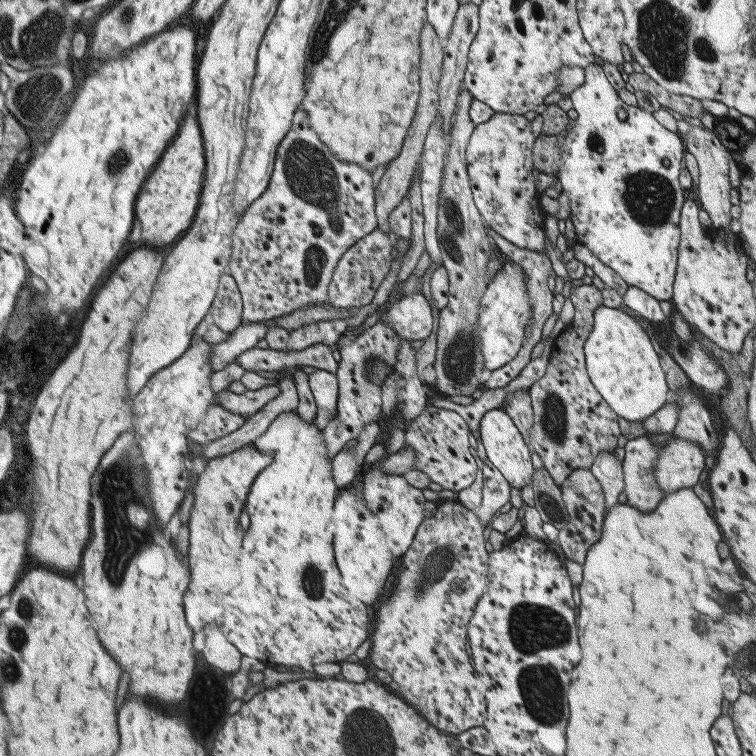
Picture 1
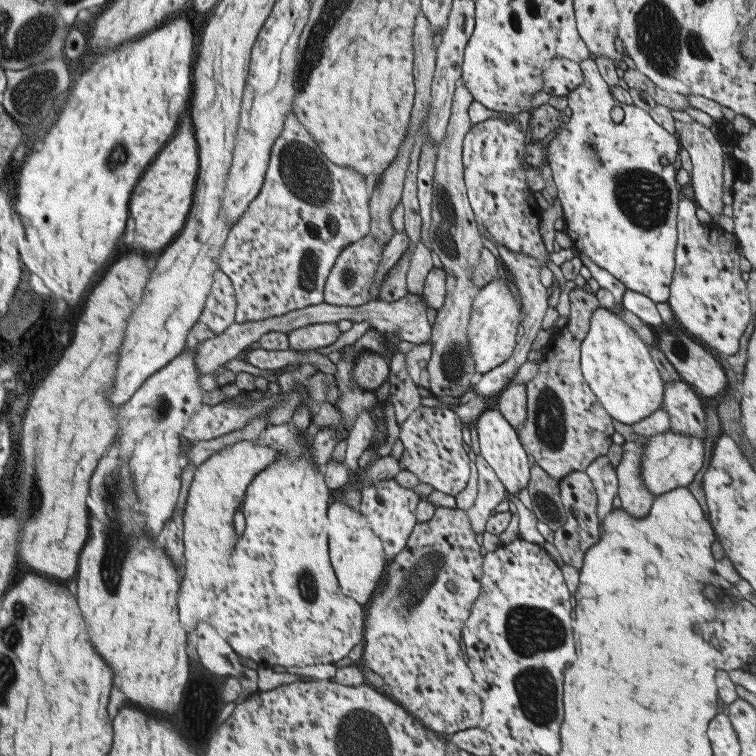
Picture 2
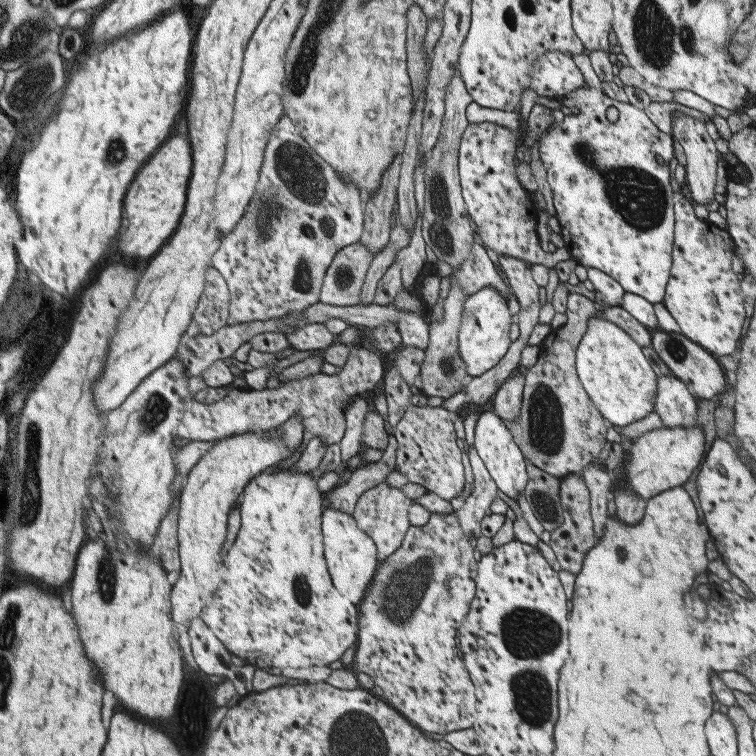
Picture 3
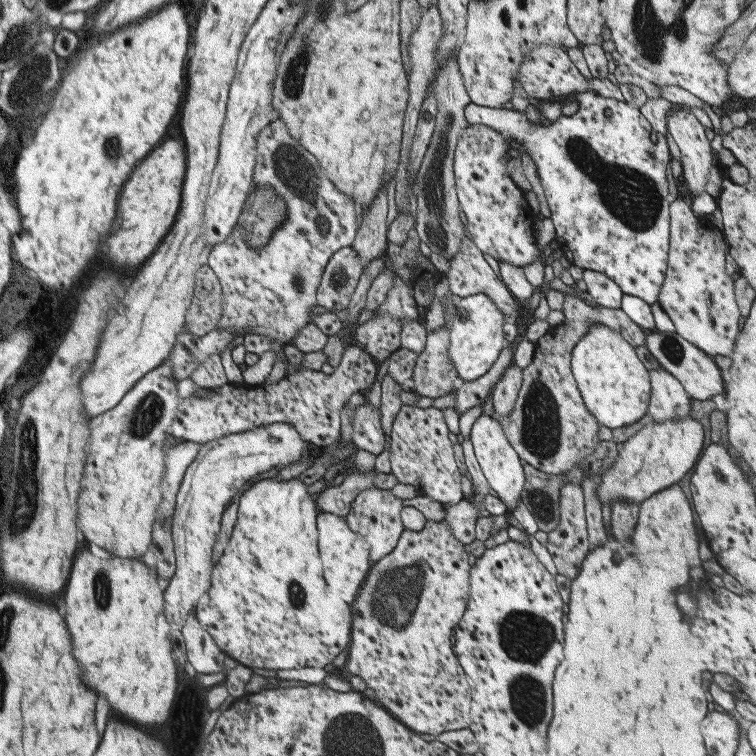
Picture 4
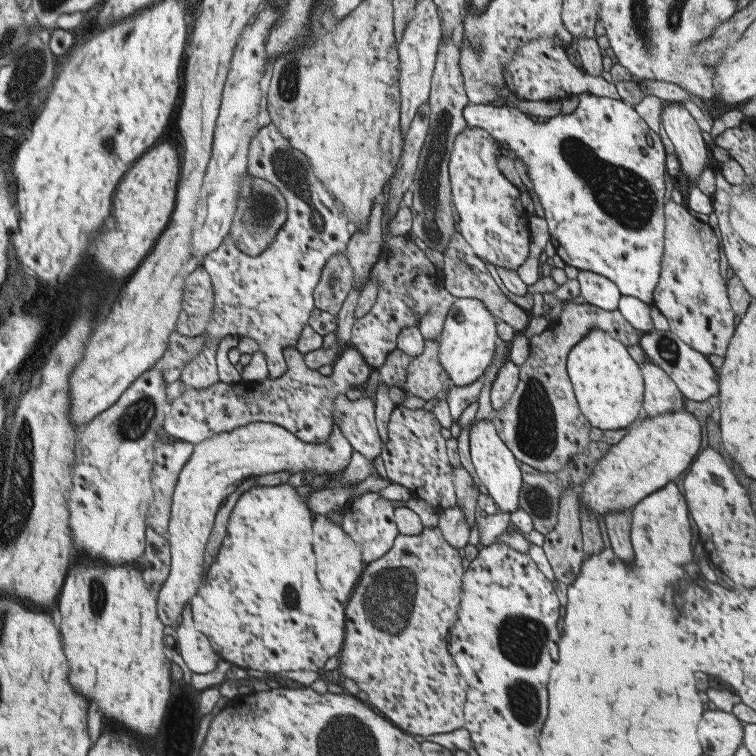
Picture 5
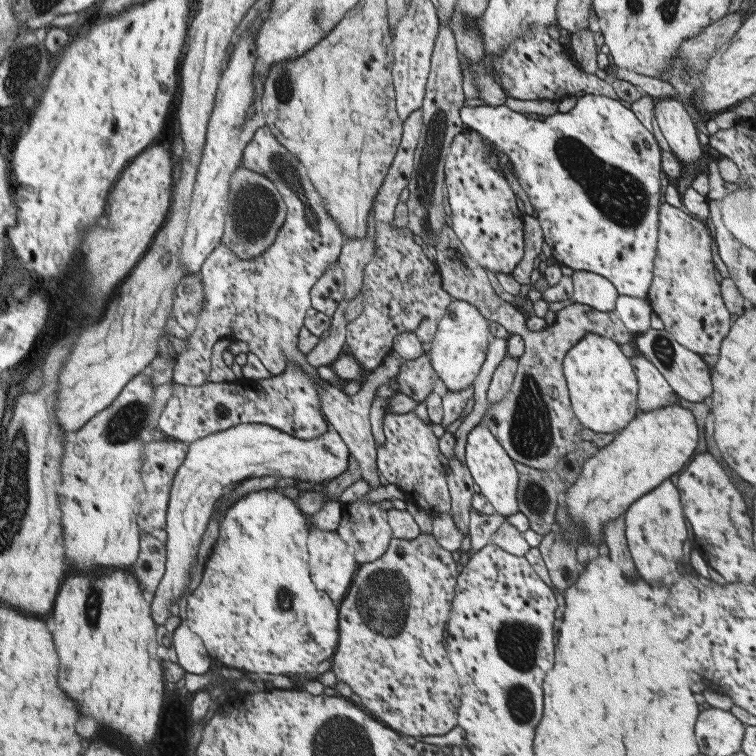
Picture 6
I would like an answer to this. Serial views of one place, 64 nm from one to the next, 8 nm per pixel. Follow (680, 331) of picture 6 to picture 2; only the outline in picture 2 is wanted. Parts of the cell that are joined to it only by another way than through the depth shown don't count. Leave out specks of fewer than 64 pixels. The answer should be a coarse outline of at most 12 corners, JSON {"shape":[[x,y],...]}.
{"shape":[[677,204],[667,304],[681,330],[733,356],[755,322],[733,234]]}

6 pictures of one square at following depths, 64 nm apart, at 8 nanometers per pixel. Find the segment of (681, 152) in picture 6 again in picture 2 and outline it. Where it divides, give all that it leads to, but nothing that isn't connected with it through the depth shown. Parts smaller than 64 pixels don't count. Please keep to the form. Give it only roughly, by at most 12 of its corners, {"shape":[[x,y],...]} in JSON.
{"shape":[[683,124],[675,136],[691,160],[697,208],[721,214],[727,154],[709,128]]}

